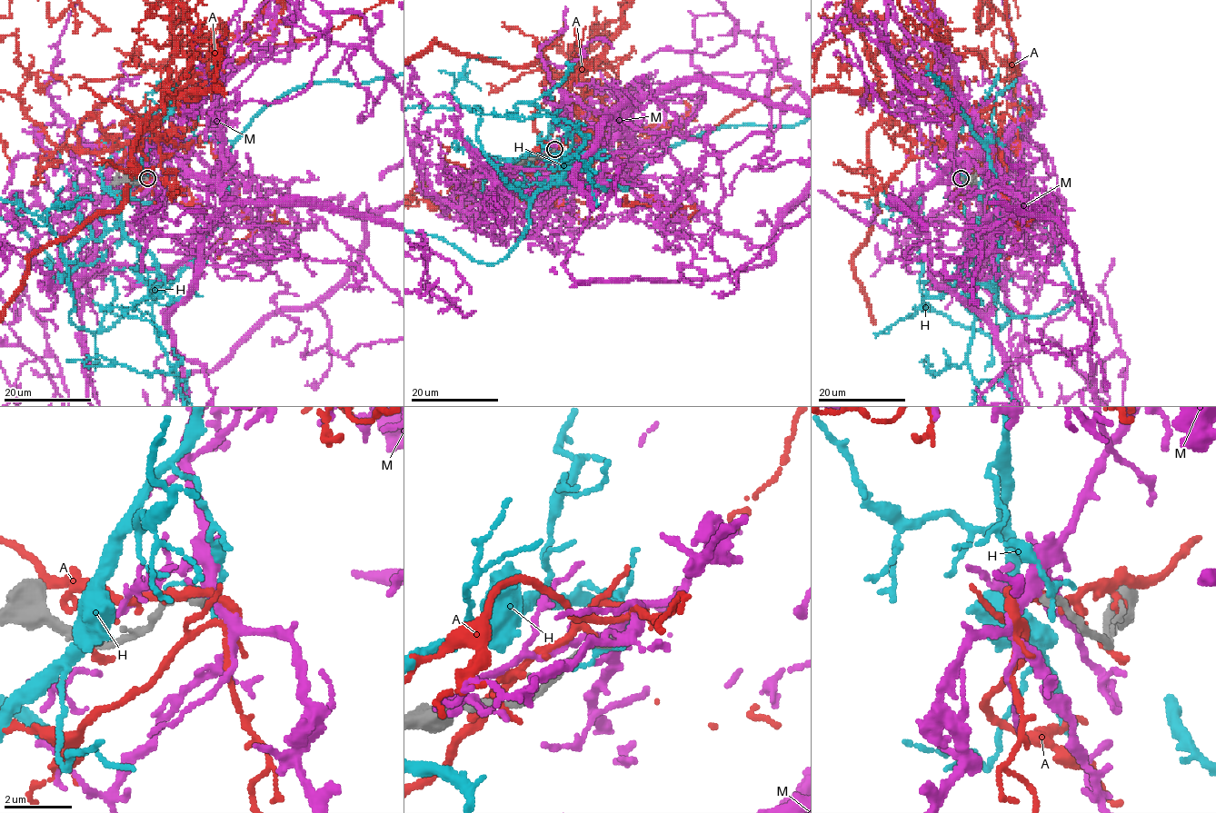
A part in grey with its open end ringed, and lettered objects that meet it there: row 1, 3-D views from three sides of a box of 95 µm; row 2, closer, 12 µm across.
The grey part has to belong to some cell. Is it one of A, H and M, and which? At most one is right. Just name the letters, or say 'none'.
none

